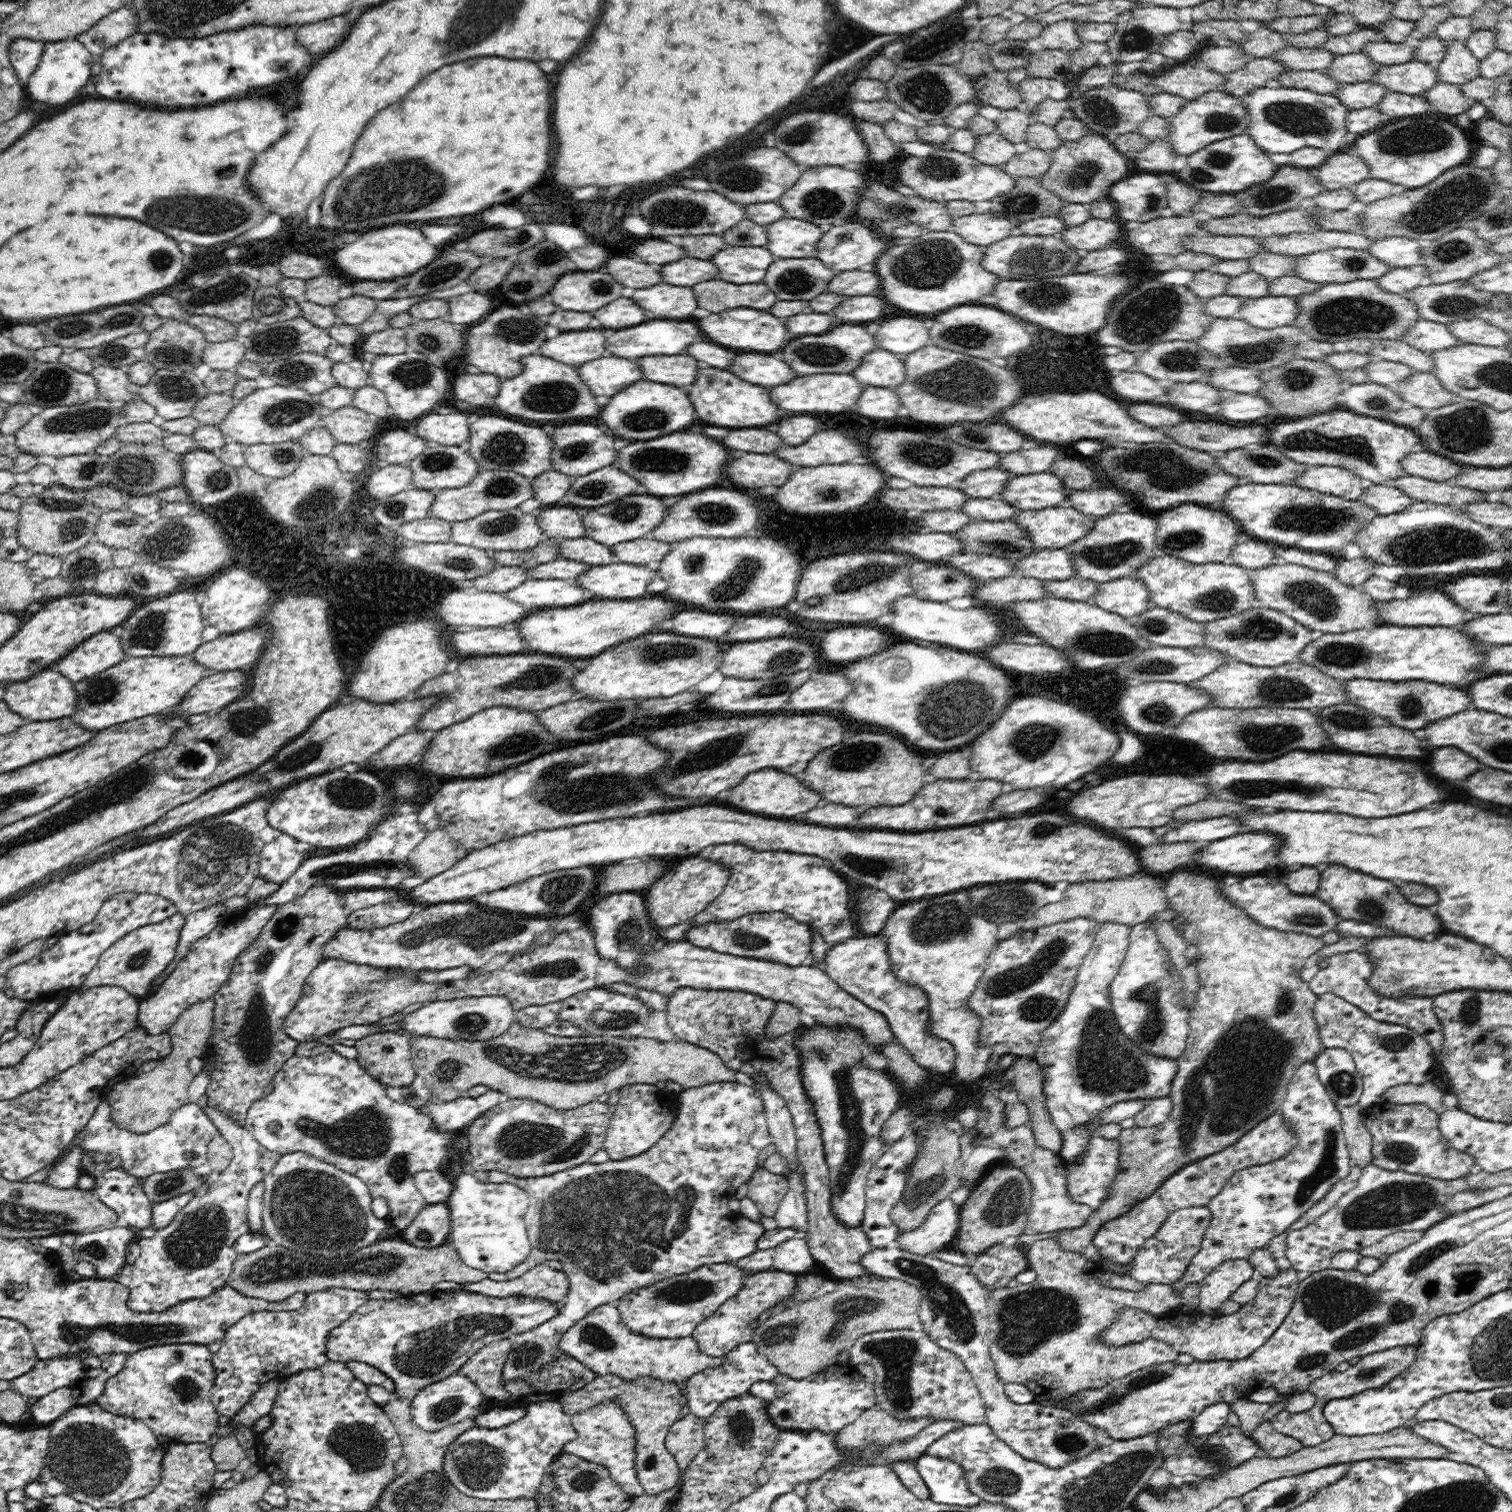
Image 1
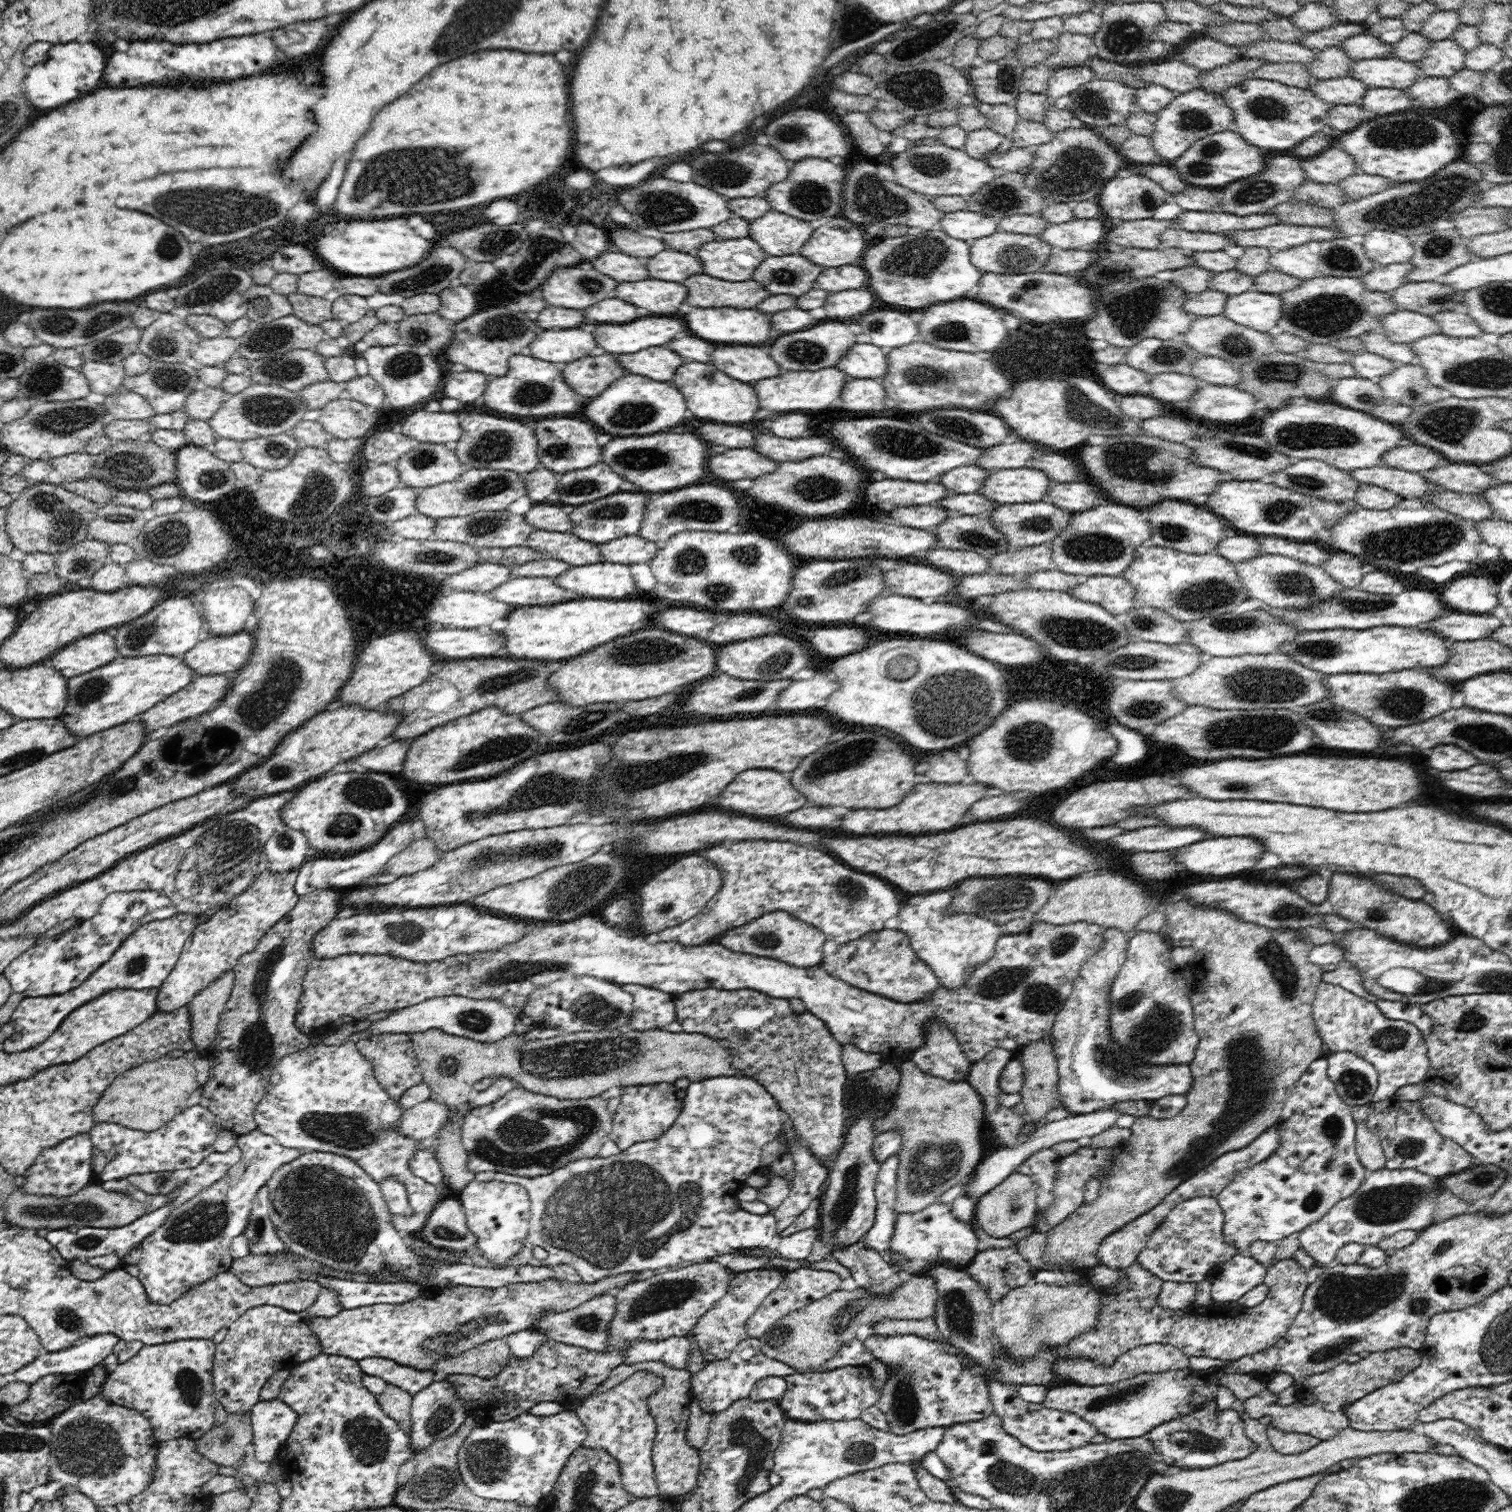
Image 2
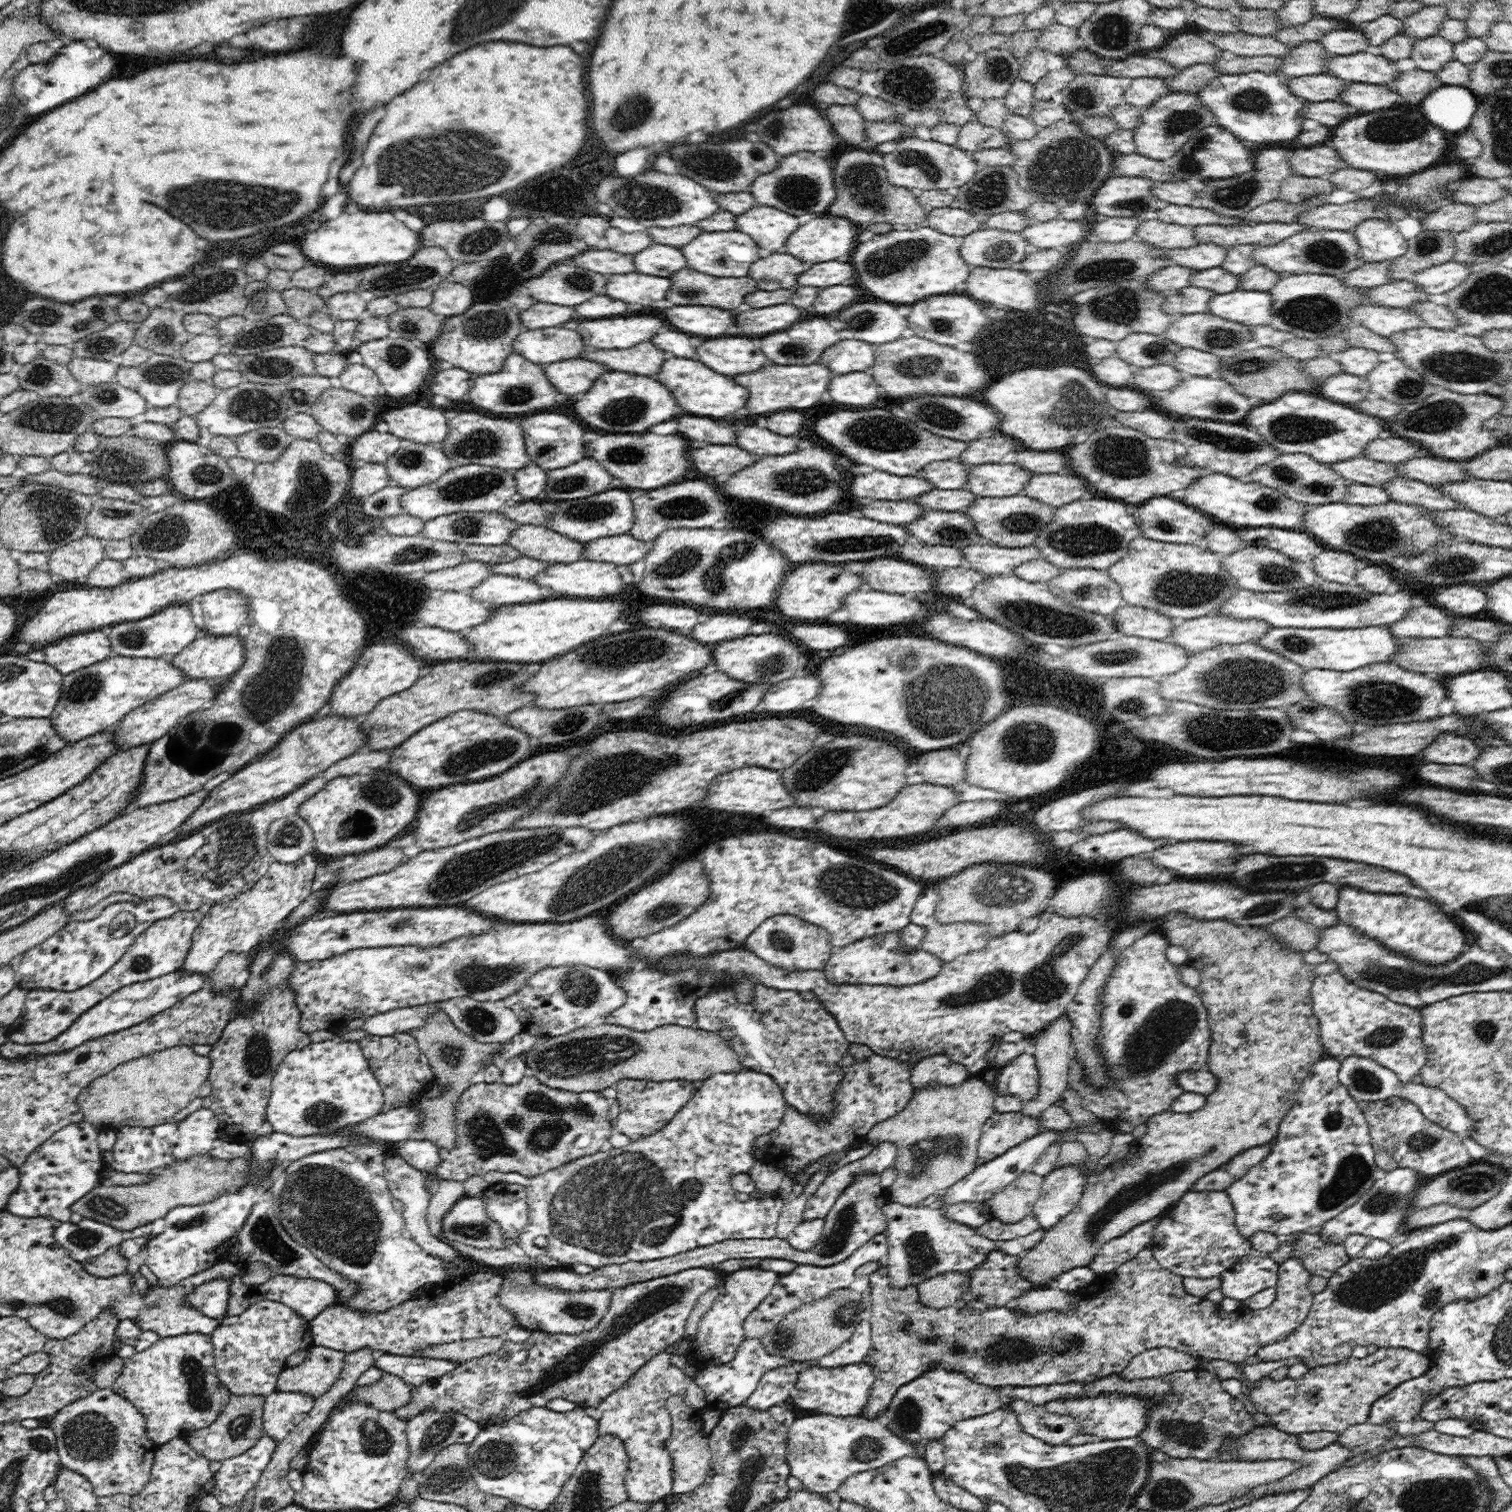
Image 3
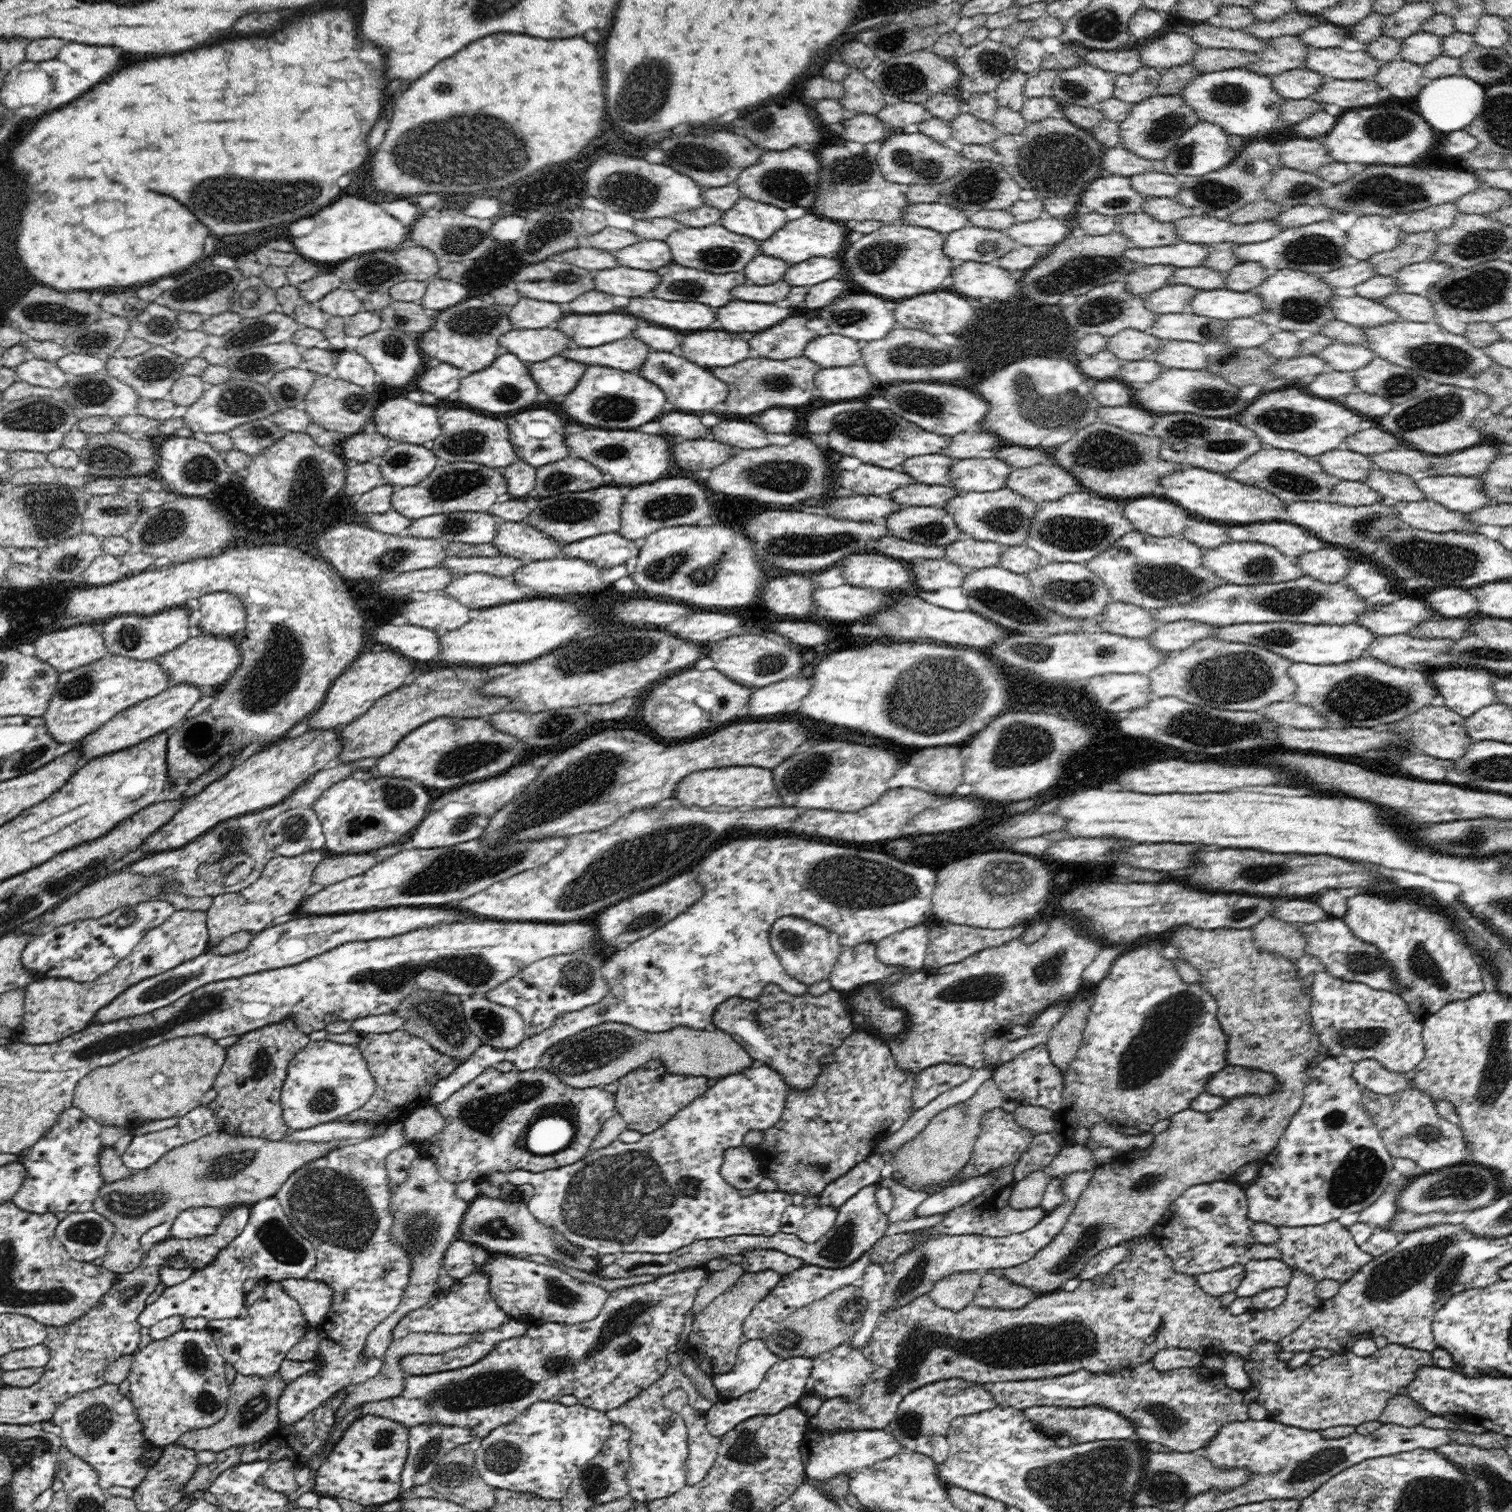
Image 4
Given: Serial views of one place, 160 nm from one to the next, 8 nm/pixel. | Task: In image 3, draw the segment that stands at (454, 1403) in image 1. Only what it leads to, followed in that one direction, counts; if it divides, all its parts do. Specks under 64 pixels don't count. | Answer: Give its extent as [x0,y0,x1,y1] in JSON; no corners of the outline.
[406,1408,481,1474]

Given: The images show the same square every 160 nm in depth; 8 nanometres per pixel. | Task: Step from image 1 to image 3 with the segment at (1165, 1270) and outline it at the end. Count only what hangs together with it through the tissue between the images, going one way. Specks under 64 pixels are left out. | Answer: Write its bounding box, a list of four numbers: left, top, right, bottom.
[1149,1191,1256,1278]

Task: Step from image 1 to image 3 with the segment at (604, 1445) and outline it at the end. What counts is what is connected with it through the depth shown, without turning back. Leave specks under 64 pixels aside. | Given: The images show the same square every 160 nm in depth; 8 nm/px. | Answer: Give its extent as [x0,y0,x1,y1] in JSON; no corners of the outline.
[583,1353,696,1503]

